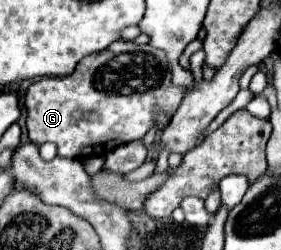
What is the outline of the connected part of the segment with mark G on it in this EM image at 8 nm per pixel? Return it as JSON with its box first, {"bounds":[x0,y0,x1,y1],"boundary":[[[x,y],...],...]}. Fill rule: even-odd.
{"bounds":[25,40,183,156],"boundary":[[[117,40],[109,48],[85,56],[71,76],[33,82],[25,94],[25,124],[33,144],[53,142],[59,148],[59,156],[103,156],[121,144],[143,138],[153,126],[151,108],[155,104],[165,104],[165,112],[173,114],[181,100],[183,90],[171,84],[167,58],[161,50],[149,48],[149,44]],[[121,88],[149,90],[123,94]]]}

